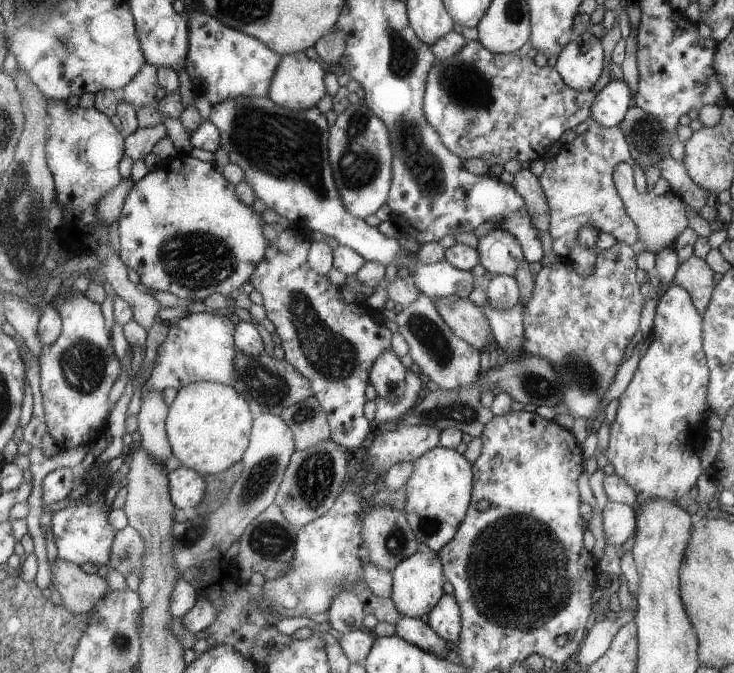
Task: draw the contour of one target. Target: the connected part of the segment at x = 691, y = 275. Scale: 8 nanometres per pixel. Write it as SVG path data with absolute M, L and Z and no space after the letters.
M691 255L685 262L679 264L671 282L663 288L663 293L671 286L684 287L691 295L693 306L702 313L715 290L713 273L703 259Z

